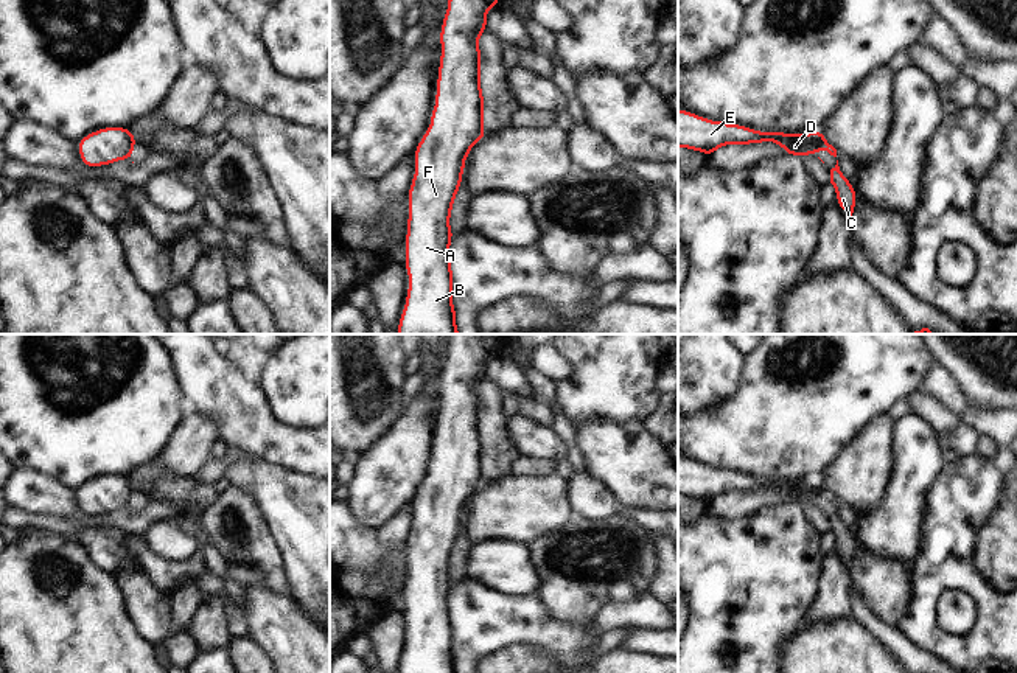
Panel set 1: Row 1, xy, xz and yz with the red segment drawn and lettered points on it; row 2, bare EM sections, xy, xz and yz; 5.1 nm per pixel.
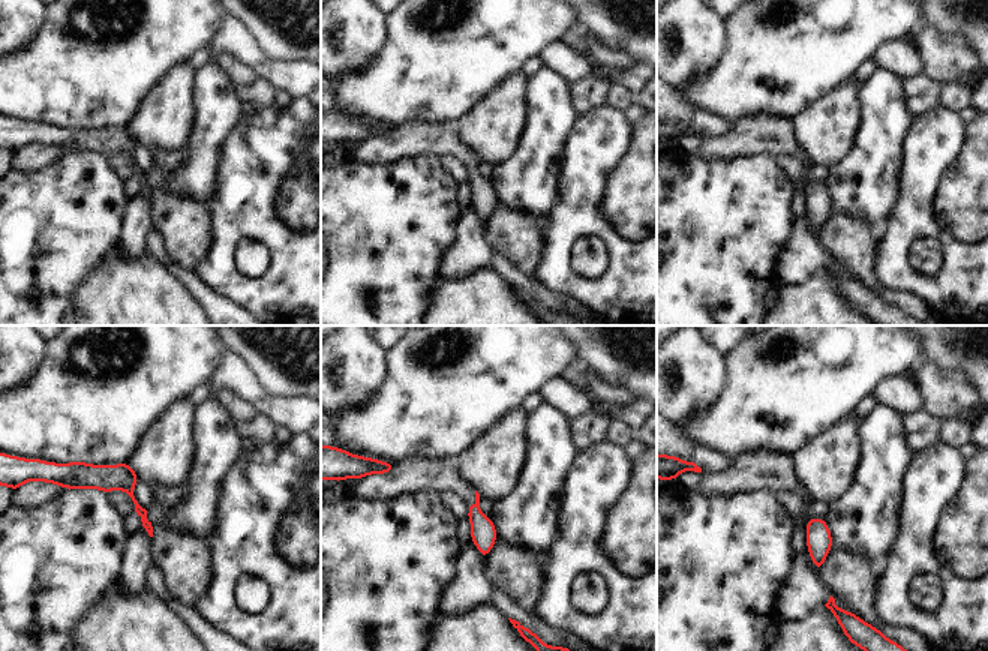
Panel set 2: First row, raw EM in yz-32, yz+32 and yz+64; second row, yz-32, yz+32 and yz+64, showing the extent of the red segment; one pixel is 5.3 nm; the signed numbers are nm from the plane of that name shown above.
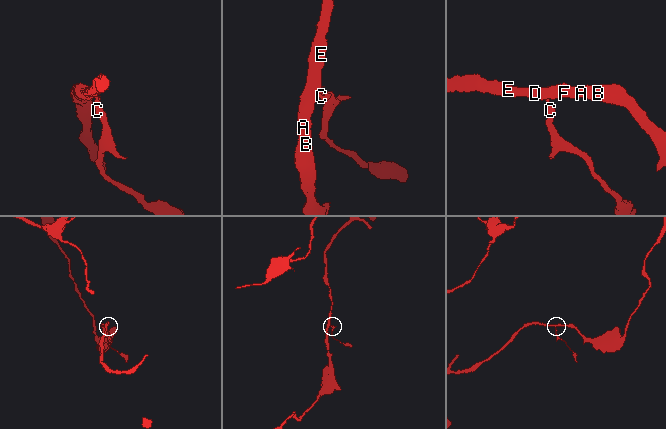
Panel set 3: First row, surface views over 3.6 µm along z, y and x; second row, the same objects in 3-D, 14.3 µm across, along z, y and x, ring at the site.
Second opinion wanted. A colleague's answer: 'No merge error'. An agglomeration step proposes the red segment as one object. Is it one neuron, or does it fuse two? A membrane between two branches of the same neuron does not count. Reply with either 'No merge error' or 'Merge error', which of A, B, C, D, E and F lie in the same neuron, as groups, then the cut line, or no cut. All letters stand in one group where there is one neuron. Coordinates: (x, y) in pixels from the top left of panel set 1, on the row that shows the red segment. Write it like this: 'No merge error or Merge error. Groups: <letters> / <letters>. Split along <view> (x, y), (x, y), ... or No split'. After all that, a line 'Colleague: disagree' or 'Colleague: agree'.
Merge error. Groups: A B D E F / C. Split along yz (826, 142), (809, 153).
Colleague: disagree

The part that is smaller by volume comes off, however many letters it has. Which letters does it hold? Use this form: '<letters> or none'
C

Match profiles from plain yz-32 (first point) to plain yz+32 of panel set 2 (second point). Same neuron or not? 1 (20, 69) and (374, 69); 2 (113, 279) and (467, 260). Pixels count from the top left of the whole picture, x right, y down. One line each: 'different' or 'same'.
1: same
2: different

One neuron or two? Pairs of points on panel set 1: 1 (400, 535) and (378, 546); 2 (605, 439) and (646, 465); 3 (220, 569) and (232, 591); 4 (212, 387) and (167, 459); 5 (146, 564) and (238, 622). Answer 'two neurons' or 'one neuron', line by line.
1: one neuron
2: one neuron
3: one neuron
4: two neurons
5: one neuron

